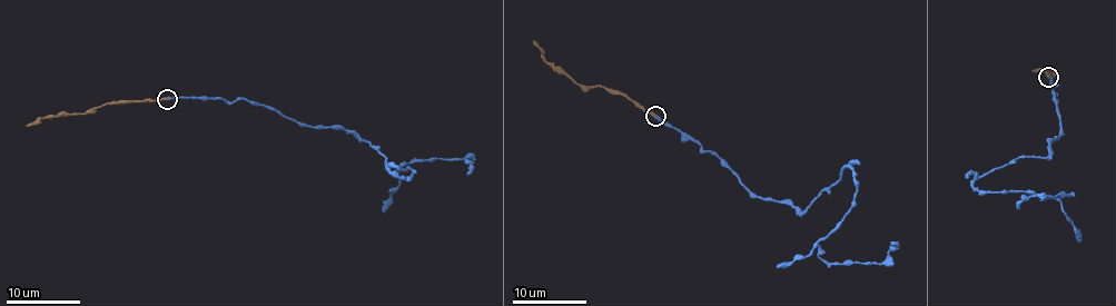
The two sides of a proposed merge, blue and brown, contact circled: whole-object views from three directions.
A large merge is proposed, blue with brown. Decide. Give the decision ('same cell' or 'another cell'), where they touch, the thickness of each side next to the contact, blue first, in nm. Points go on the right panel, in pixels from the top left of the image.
same cell | (1048, 77) | 400/320 nm

